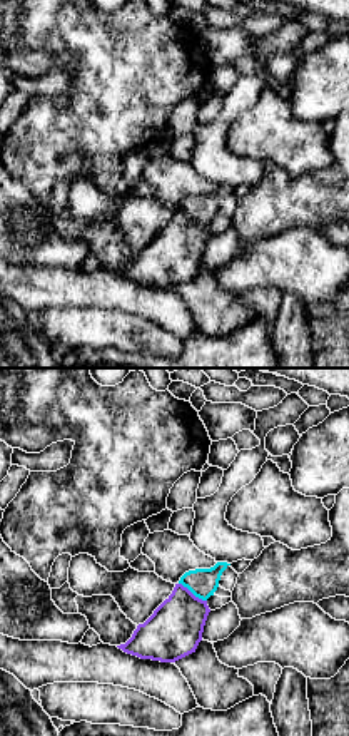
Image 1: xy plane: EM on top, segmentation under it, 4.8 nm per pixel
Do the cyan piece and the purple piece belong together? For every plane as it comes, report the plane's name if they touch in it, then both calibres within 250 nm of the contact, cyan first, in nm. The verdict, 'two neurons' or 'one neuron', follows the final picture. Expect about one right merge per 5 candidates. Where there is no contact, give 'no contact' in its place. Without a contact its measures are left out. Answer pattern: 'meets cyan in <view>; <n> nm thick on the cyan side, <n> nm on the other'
meets cyan in xy; 140 nm thick on the cyan side, 260 nm on the other

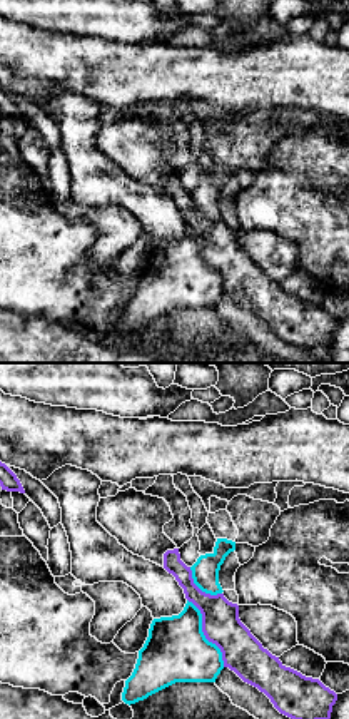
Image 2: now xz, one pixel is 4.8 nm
meets cyan in xz; 300 nm thick on the cyan side, 190 nm on the other

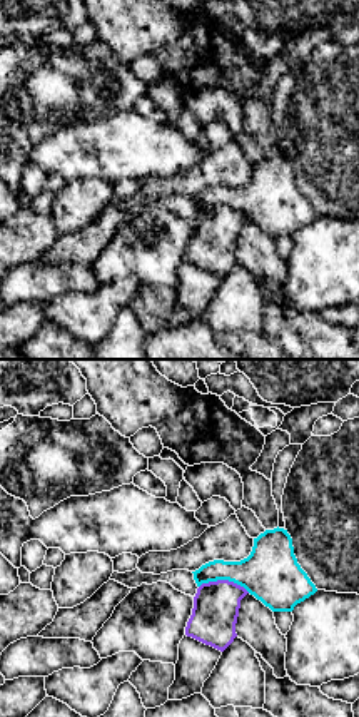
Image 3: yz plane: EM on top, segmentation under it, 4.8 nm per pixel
meets cyan in yz; 280 nm thick on the cyan side, 220 nm on the other

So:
two neurons

